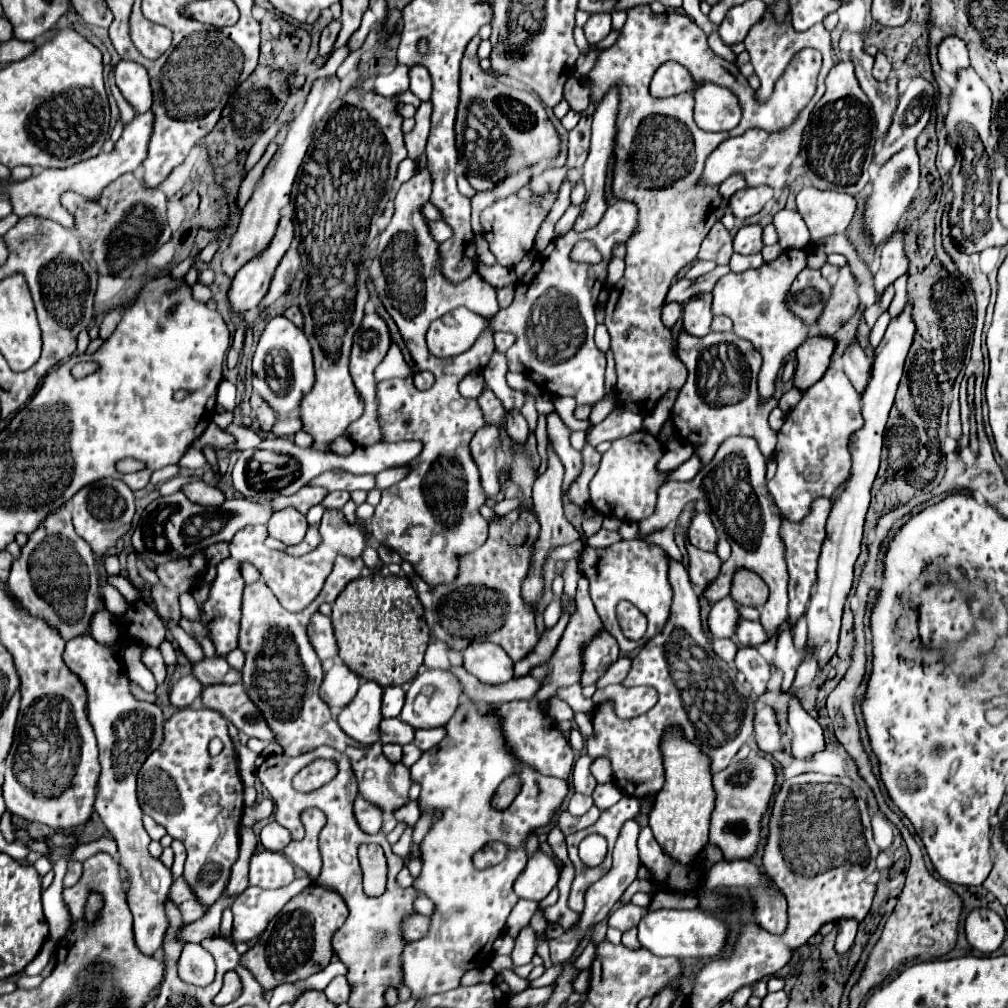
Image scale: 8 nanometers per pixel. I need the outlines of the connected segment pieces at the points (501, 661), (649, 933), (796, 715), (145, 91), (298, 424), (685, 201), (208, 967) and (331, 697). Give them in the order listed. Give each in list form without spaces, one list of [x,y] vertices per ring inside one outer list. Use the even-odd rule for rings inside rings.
[[[490,641],[468,645],[464,651],[464,669],[484,683],[504,683],[514,677],[514,663],[508,653]]]
[[[656,909],[646,911],[638,923],[638,941],[654,955],[674,957],[716,957],[726,943],[726,925],[700,909],[678,911],[678,909]]]
[[[792,697],[788,703],[788,725],[792,729],[792,755],[796,759],[824,749],[820,723],[804,711],[802,703],[796,697]]]
[[[120,61],[114,65],[114,79],[122,97],[134,107],[136,113],[146,113],[152,107],[152,89],[148,71],[130,61]]]
[[[292,417],[292,419],[288,419],[288,421],[276,423],[276,425],[272,427],[272,433],[274,433],[274,437],[292,441],[294,435],[296,435],[300,429],[302,429],[302,421],[300,421],[300,417]]]
[[[637,5],[628,10],[628,19],[618,41],[598,55],[592,71],[586,75],[594,107],[600,105],[612,87],[620,93],[612,195],[622,201],[632,201],[638,207],[638,225],[626,243],[626,273],[608,297],[604,323],[612,337],[618,375],[616,391],[628,393],[642,407],[642,413],[650,413],[668,389],[680,389],[688,377],[684,363],[672,353],[672,333],[664,327],[660,309],[678,271],[696,259],[700,243],[712,229],[708,217],[714,211],[714,205],[716,221],[722,219],[728,205],[720,197],[718,185],[700,185],[708,153],[712,153],[720,141],[744,135],[752,127],[762,127],[766,131],[788,127],[812,99],[820,65],[822,55],[816,49],[802,49],[792,57],[782,77],[778,77],[772,97],[768,97],[768,101],[756,101],[756,91],[748,85],[746,77],[734,63],[718,57],[708,47],[706,33],[692,19],[676,12],[666,13],[664,17],[653,13],[649,5]],[[666,61],[686,65],[696,81],[712,81],[736,89],[744,113],[740,125],[730,133],[708,133],[692,119],[694,101],[690,95],[684,95],[688,97],[684,101],[678,101],[680,95],[662,99],[652,97],[648,91],[650,79],[658,65]]]
[[[186,943],[178,959],[178,977],[184,983],[206,987],[214,981],[214,959],[200,943]]]
[[[336,663],[324,675],[324,681],[320,685],[320,697],[330,707],[344,707],[356,695],[360,681],[362,679],[354,671],[350,671],[344,663]]]

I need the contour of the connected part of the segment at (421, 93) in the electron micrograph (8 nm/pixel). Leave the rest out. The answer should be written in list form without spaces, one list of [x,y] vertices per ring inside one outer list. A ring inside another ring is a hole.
[[[414,65],[410,69],[410,91],[420,99],[420,101],[430,101],[430,91],[432,91],[432,81],[430,75],[424,67]]]

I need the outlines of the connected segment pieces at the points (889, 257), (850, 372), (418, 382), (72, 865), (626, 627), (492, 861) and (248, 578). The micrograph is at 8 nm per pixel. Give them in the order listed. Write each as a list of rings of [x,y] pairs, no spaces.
[[[902,231],[894,233],[884,245],[880,255],[880,269],[874,275],[874,289],[876,295],[882,297],[886,287],[894,285],[894,281],[904,275],[908,269],[908,259],[904,257],[904,243],[902,243]]]
[[[852,341],[852,345],[846,349],[846,353],[842,355],[844,361],[844,373],[848,375],[848,379],[852,381],[852,385],[856,387],[858,393],[862,393],[862,389],[866,389],[864,383],[868,383],[868,369],[870,369],[870,359],[866,357],[864,349],[860,347],[858,341]]]
[[[429,371],[417,373],[414,377],[414,385],[417,389],[430,389],[434,383],[434,376]]]
[[[68,861],[68,871],[64,875],[64,887],[72,887],[82,877],[82,863],[80,861]]]
[[[620,601],[616,607],[616,617],[623,634],[631,640],[638,641],[647,630],[647,619],[632,603]]]
[[[488,843],[474,855],[474,865],[476,869],[486,869],[490,865],[498,865],[508,853],[508,847],[502,843]]]
[[[244,563],[244,565],[240,565],[240,571],[242,571],[242,577],[244,577],[244,581],[246,581],[248,585],[260,579],[260,571],[258,571],[252,563]]]

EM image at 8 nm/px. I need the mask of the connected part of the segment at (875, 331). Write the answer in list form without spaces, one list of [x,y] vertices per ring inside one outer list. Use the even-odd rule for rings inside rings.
[[[886,310],[877,320],[874,327],[871,329],[869,334],[869,340],[874,349],[877,348],[880,341],[882,340],[887,326],[890,322],[890,315]]]

